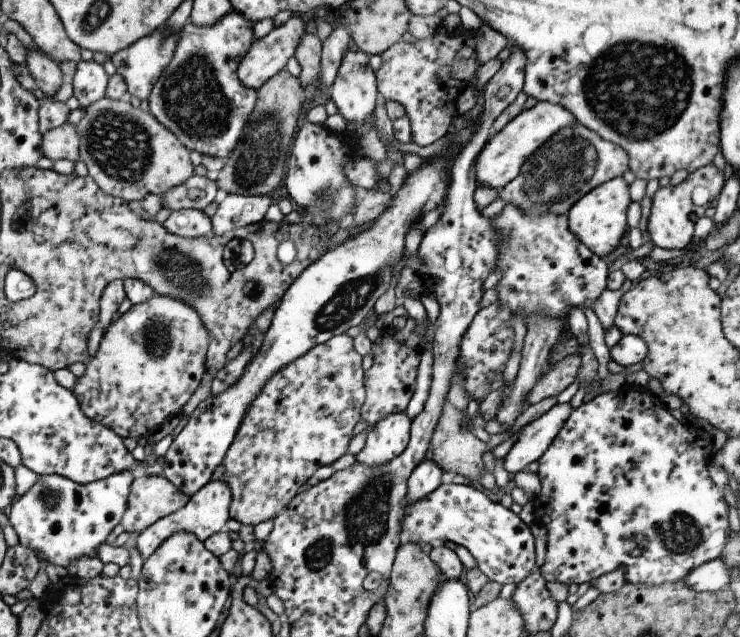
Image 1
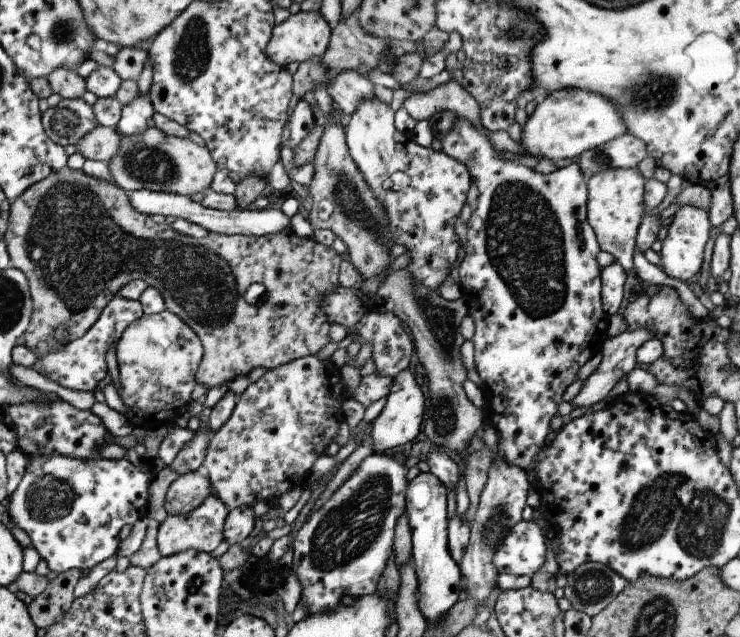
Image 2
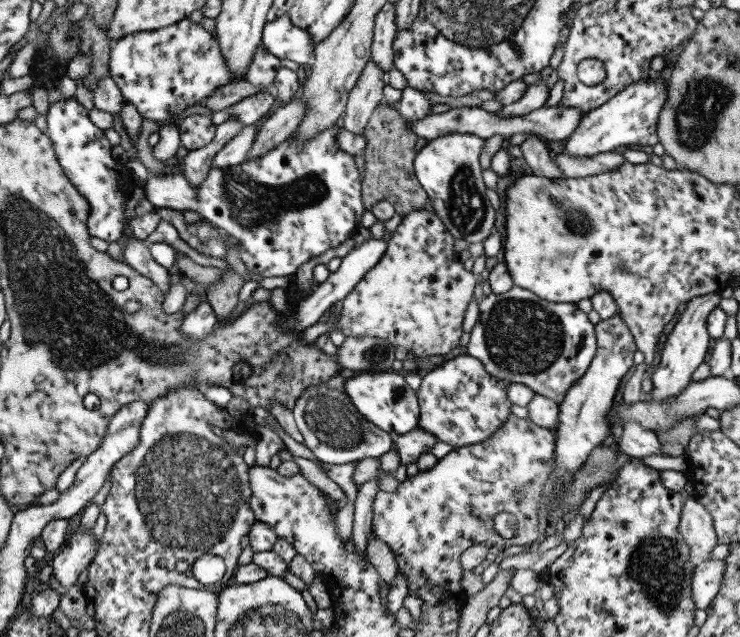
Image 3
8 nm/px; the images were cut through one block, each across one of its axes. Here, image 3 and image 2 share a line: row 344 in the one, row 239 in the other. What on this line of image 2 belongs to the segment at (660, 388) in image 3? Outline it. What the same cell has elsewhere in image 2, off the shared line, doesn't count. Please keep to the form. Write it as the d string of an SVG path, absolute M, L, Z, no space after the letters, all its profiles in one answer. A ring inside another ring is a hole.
M691 204L680 205L680 208L672 212L672 215L673 221L670 224L668 235L661 241L660 266L668 276L686 281L700 270L702 262L704 262L704 246L710 238L710 229L713 226L708 211L696 208Z

